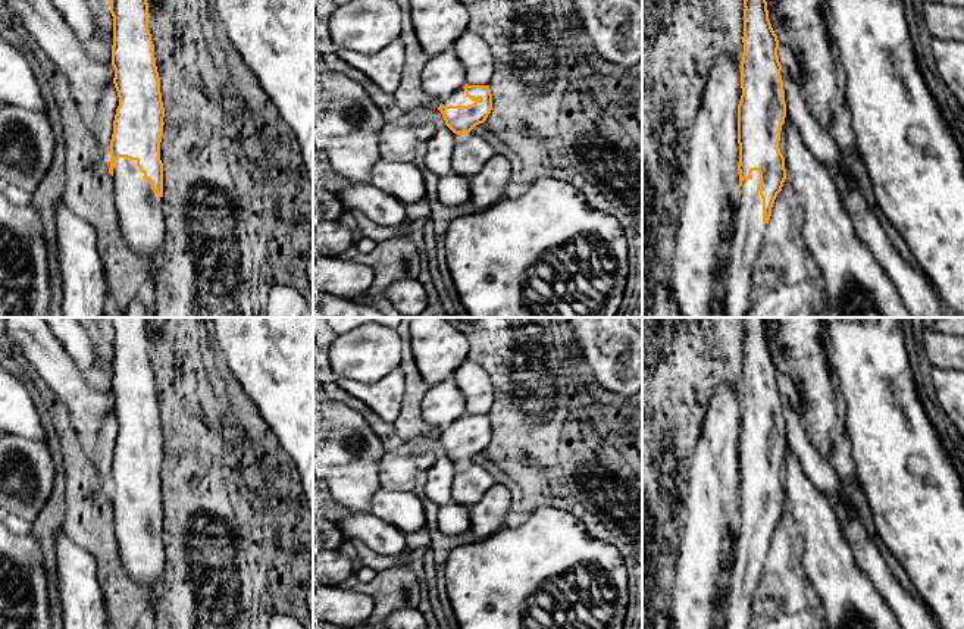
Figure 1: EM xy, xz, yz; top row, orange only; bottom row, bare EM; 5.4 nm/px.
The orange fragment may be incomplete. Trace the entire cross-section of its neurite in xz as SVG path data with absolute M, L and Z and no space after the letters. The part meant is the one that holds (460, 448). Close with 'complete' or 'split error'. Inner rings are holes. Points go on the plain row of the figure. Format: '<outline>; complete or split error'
M464 414L453 425L441 429L438 439L445 454L457 464L470 461L483 453L492 439L489 414Z; split error

